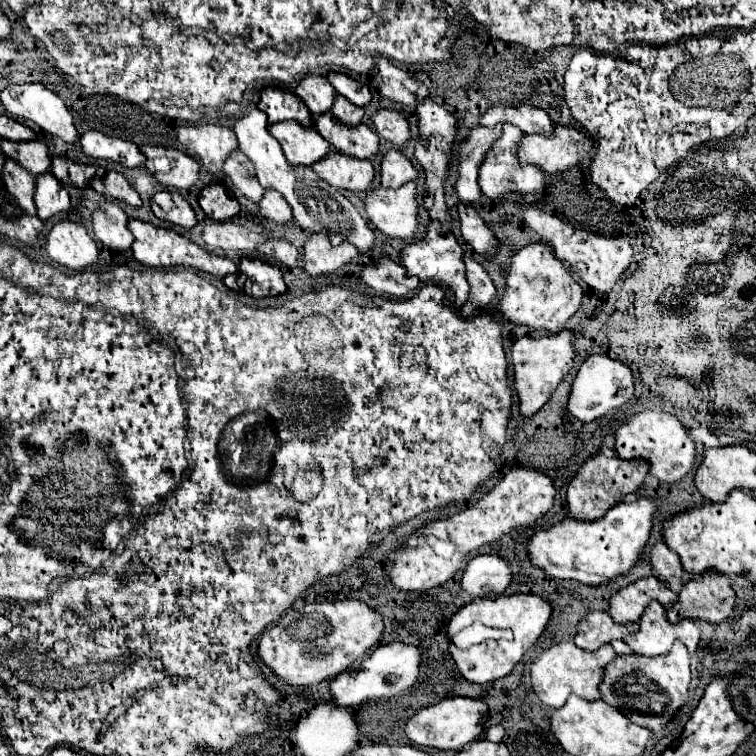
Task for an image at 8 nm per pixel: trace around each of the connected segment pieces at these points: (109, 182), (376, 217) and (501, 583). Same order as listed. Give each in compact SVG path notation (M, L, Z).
M108 171L104 179L92 179L92 189L108 199L116 199L116 201L124 201L132 207L142 207L140 195L130 187L130 183L126 181L124 175L116 173L116 171Z
M416 183L400 189L374 189L366 195L366 215L370 223L388 237L412 239L420 223L420 203Z
M478 555L474 557L462 575L462 589L474 597L504 595L514 583L512 565L500 555Z

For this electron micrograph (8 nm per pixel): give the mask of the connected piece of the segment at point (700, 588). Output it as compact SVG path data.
M708 571L708 575L696 577L682 587L682 591L678 593L678 601L672 605L672 609L668 609L668 619L672 623L680 623L682 619L698 619L698 621L708 621L712 625L718 625L732 615L734 599L736 595L730 585L730 579L726 575L716 575L714 571Z

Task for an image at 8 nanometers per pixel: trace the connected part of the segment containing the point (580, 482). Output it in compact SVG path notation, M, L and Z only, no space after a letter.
M594 455L590 457L582 469L576 473L576 477L568 485L568 511L572 517L584 519L584 521L594 521L600 519L612 505L620 503L626 495L640 491L644 485L644 479L648 475L648 469L644 471L642 467L644 461L634 459L634 461L624 461L620 457L604 457L604 455Z

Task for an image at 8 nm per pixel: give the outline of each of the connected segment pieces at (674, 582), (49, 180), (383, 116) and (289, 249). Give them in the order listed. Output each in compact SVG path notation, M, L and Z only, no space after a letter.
M656 543L650 551L650 561L654 571L660 575L660 579L664 579L672 589L682 585L682 563L678 559L678 555L674 551L668 549L666 543Z
M52 173L44 175L44 179L36 179L34 201L36 201L38 217L42 221L48 221L58 213L70 211L70 195Z
M394 109L378 111L374 115L374 127L376 127L376 133L386 141L390 141L396 149L404 147L412 139L408 119Z
M270 241L270 247L272 247L272 253L278 257L278 261L282 265L296 267L296 263L298 263L298 251L292 245L288 245L284 241Z

